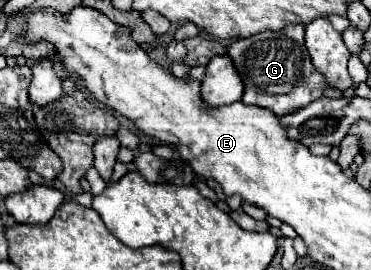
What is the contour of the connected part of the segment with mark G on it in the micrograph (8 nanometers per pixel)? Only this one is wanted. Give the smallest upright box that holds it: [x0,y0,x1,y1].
[227,25,327,117]

